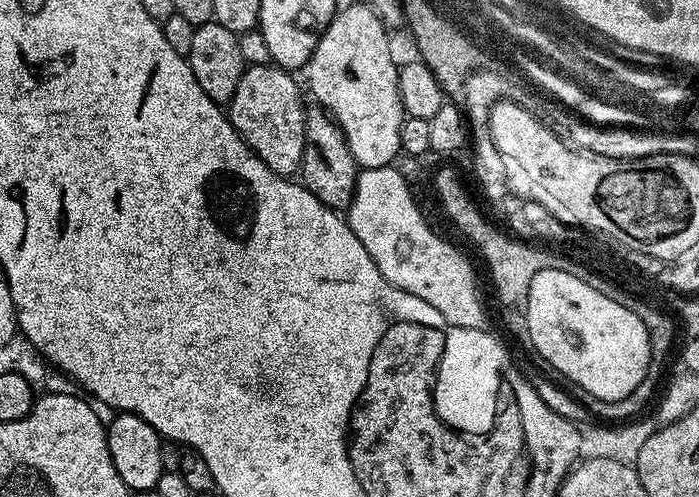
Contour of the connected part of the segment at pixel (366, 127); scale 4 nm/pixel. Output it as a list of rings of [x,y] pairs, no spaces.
[[[367,3],[341,7],[306,65],[313,98],[344,131],[350,154],[361,169],[387,168],[401,155],[400,135],[406,113],[398,94],[398,64],[392,61],[387,34],[384,21]]]

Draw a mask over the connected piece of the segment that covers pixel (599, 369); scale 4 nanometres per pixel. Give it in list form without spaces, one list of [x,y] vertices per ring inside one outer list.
[[[557,268],[540,270],[534,276],[529,288],[528,320],[530,337],[535,350],[543,363],[548,363],[556,372],[561,372],[575,387],[588,390],[595,398],[606,402],[618,402],[626,398],[646,377],[650,366],[650,338],[642,318],[628,306],[614,302],[593,286],[563,273]]]

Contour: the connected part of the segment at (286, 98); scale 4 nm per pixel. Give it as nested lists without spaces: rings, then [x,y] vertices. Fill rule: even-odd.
[[[271,62],[263,63],[245,67],[238,90],[234,90],[234,98],[226,105],[226,115],[236,127],[236,133],[247,140],[249,148],[259,150],[258,155],[270,170],[279,176],[291,177],[299,169],[304,153],[306,108],[303,108],[300,88],[292,77],[295,75]]]

